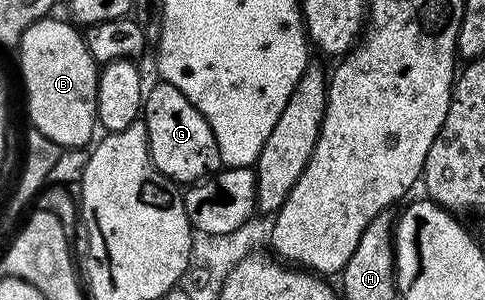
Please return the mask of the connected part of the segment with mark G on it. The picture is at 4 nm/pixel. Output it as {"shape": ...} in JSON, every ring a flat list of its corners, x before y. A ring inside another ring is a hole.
{"shape":[[160,80,158,84,146,90,141,110,155,170,176,183,194,183,218,173,223,160,205,115,201,115,201,111,197,111,197,107,168,81]]}

